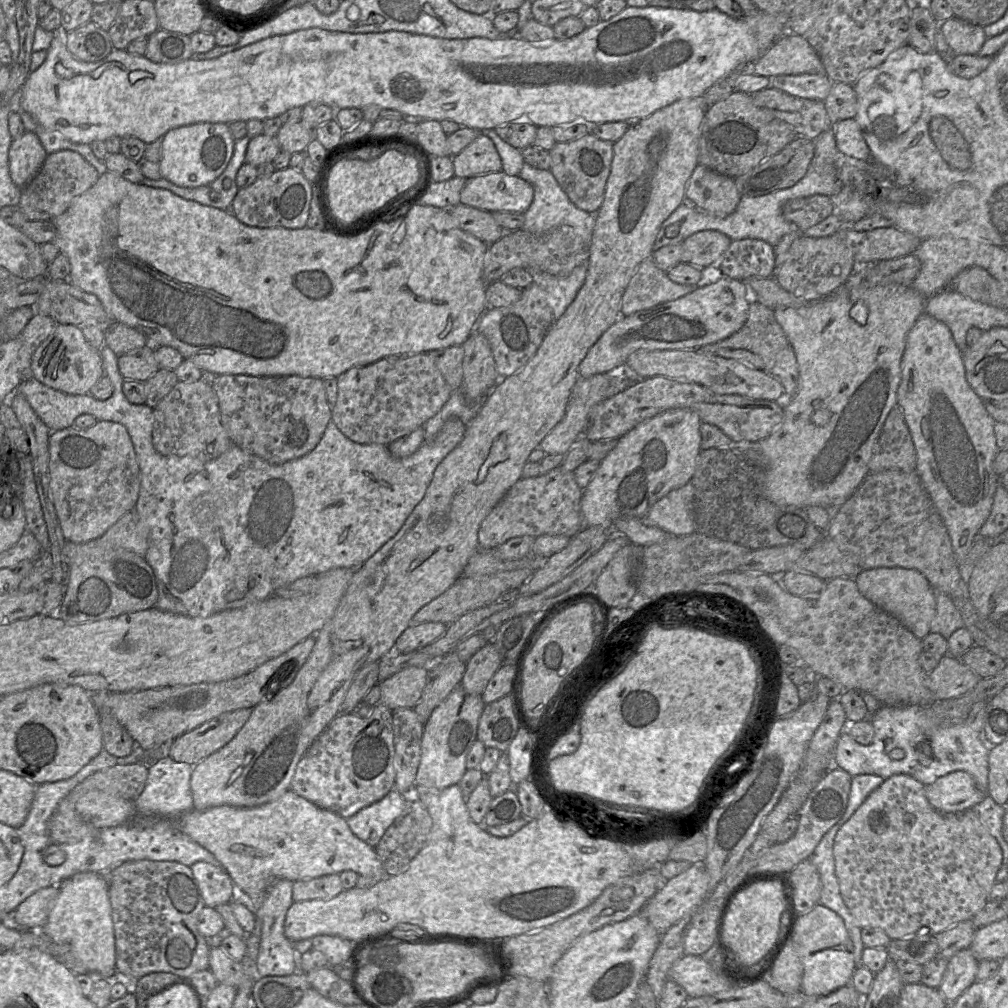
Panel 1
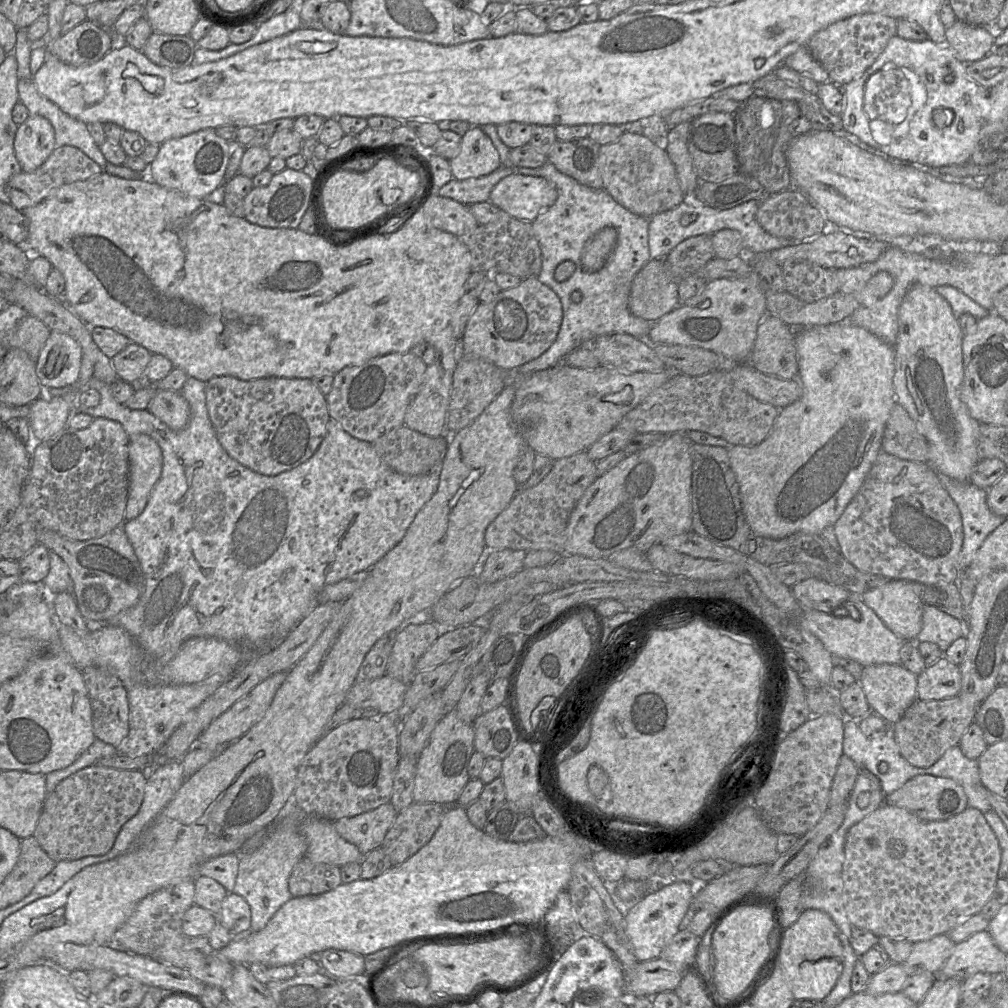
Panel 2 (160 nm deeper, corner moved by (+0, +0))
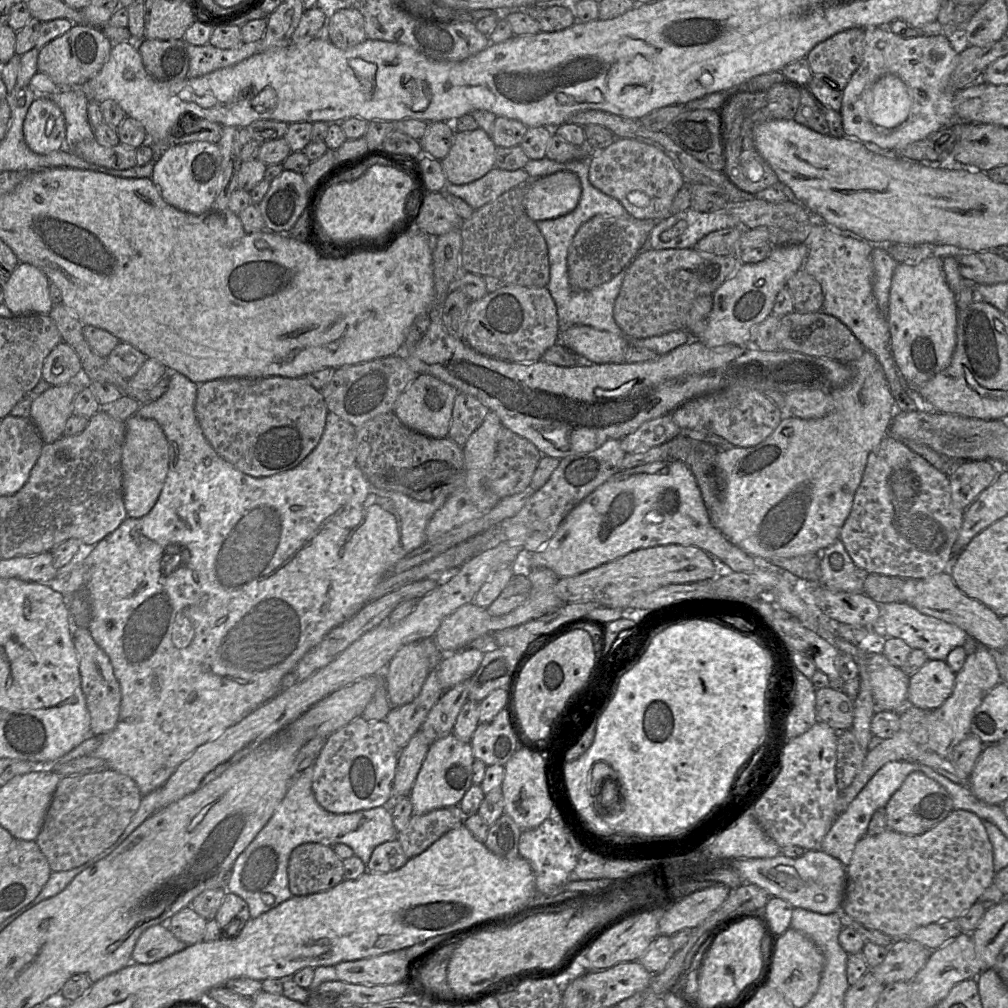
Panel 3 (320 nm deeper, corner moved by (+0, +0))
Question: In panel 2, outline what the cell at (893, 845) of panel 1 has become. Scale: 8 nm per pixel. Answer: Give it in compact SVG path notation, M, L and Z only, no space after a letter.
M883 804L860 822L850 828L845 842L845 859L842 865L843 881L842 903L847 918L854 928L867 930L877 937L906 939L915 944L929 940L937 935L947 934L951 929L963 924L969 917L981 912L987 901L993 896L998 870L1001 862L1001 848L984 813L968 807L963 812L941 821L925 821L916 814L897 806Z

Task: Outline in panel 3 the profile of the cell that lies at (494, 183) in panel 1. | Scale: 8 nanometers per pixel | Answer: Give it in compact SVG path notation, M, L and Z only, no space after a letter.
M559 171L530 180L525 186L523 206L534 222L554 219L572 212L581 197L578 176Z

